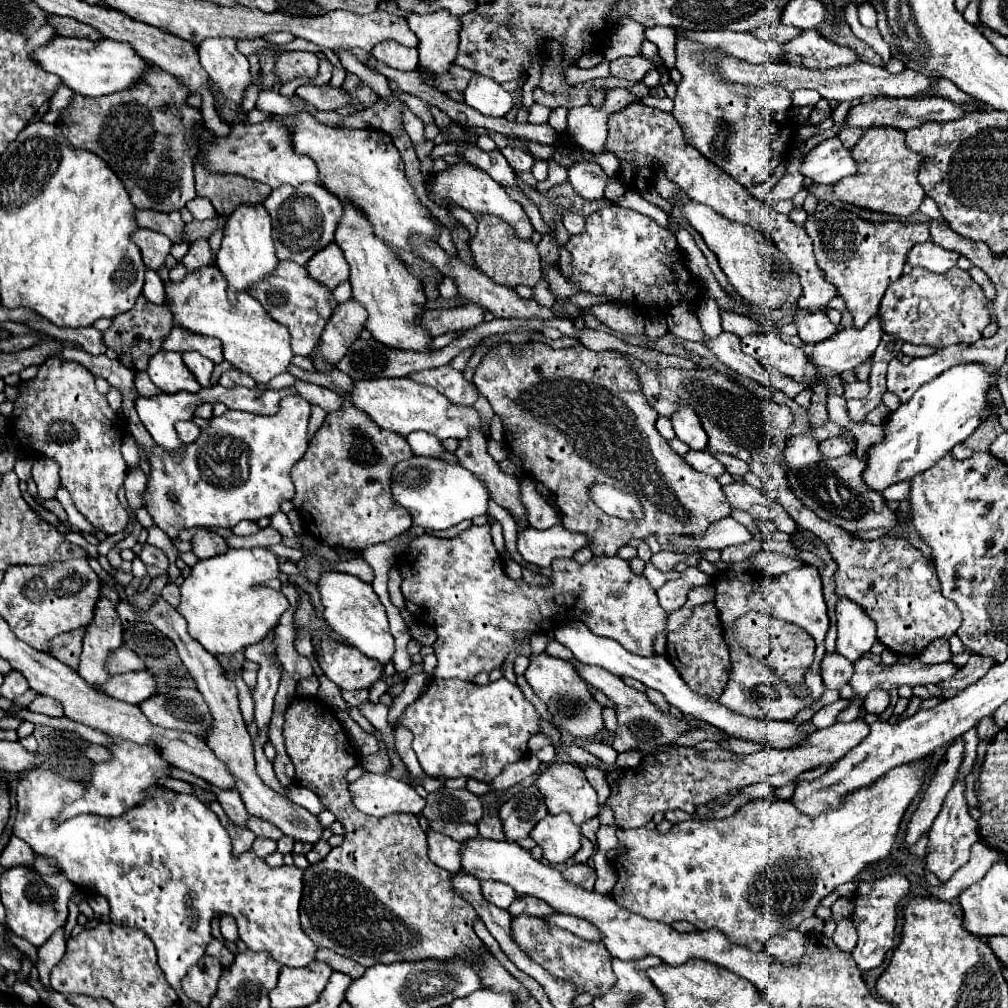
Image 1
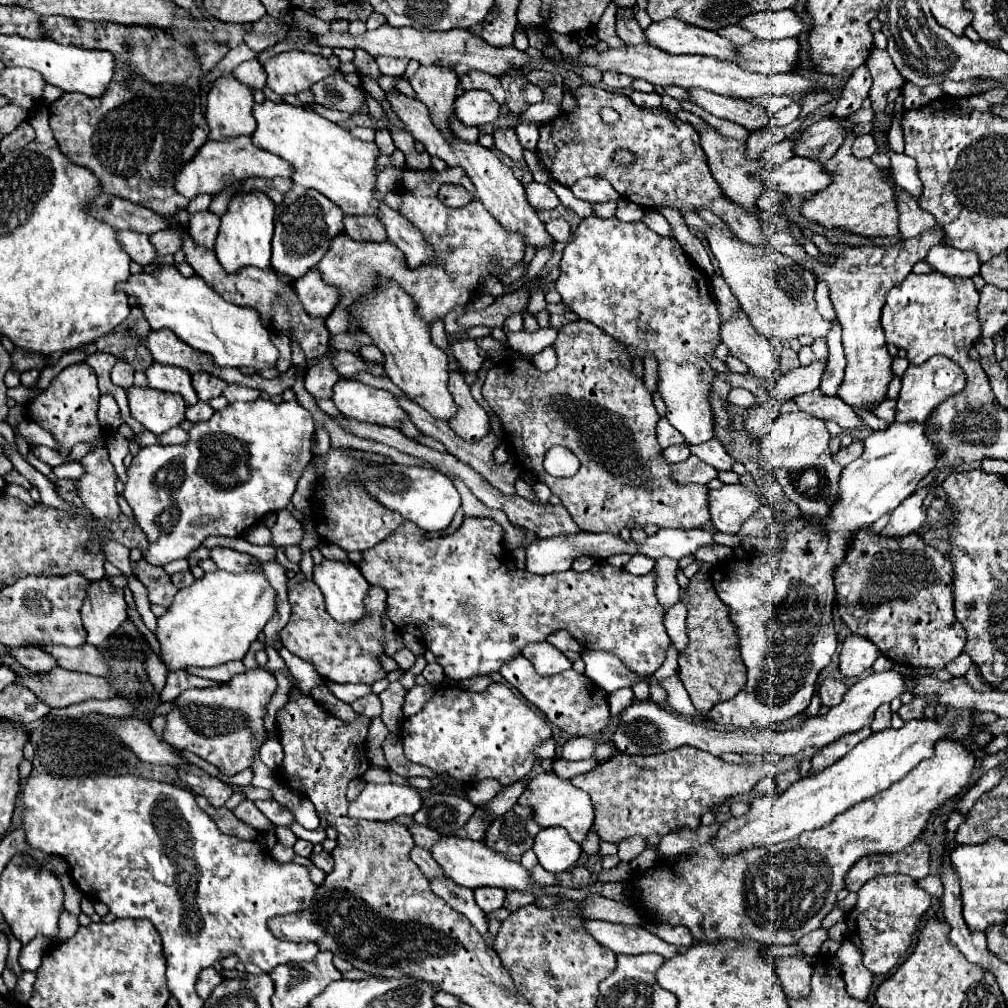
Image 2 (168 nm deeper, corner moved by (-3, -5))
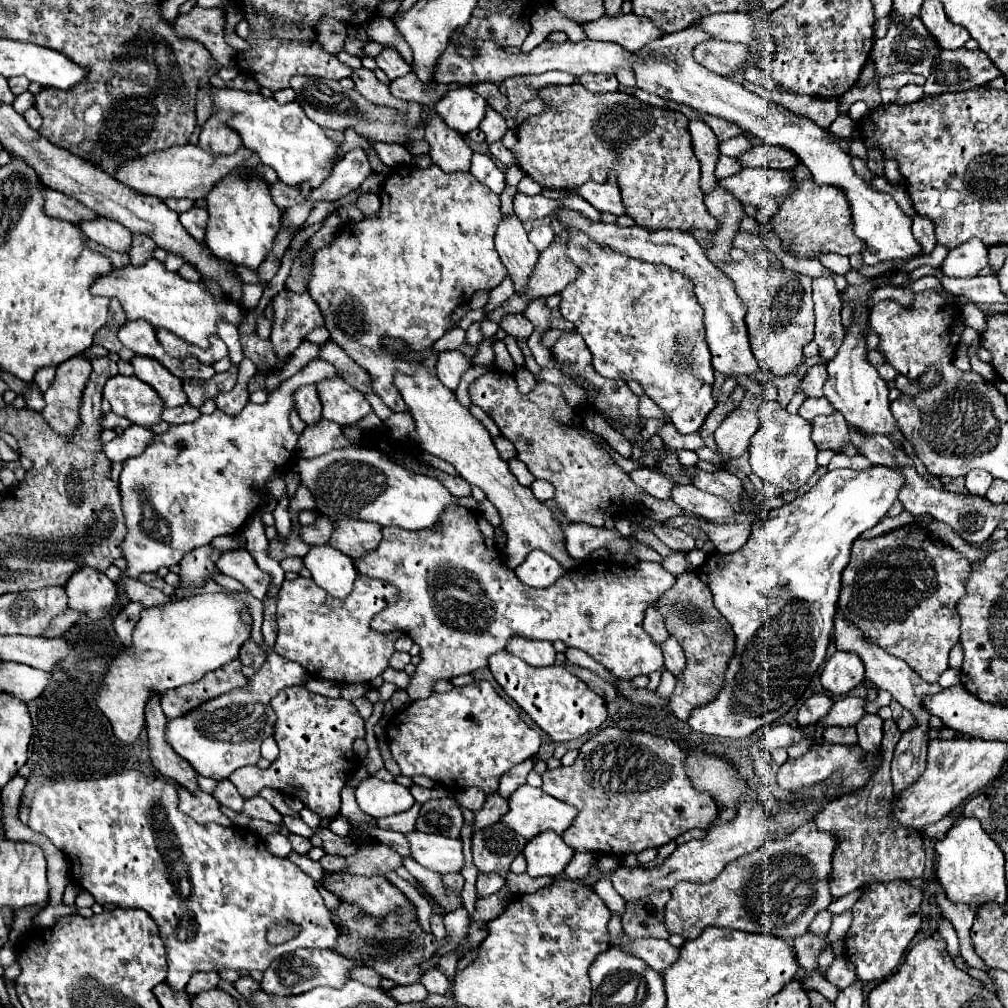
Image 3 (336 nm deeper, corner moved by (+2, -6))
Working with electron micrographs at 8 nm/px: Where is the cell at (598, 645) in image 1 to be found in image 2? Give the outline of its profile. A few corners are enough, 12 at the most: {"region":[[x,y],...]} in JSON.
{"region":[[584,649],[586,677],[612,693],[638,681],[664,685],[654,675],[640,677],[614,653]]}

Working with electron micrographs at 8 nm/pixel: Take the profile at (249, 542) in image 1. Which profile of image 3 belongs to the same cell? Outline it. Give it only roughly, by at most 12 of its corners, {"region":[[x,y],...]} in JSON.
{"region":[[321,516],[315,524],[301,528],[307,544],[327,544],[333,522]]}

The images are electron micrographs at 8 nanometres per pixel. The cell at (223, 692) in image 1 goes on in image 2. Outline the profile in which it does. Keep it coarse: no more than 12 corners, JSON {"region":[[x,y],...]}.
{"region":[[274,799],[254,804],[276,827],[290,827],[296,819]]}

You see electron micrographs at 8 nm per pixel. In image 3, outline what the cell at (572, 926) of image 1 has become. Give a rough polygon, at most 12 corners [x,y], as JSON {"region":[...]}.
{"region":[[631,940],[615,944],[645,960],[659,974],[679,954],[667,940]]}

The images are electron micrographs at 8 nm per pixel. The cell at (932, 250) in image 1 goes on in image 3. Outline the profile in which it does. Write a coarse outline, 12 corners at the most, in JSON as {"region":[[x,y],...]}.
{"region":[[973,238],[949,252],[943,272],[977,276],[989,264],[989,248]]}

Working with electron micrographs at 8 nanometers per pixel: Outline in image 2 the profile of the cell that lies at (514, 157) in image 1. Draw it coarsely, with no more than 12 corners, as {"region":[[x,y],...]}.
{"region":[[496,129],[496,149],[514,161],[524,161],[524,147],[514,129]]}

